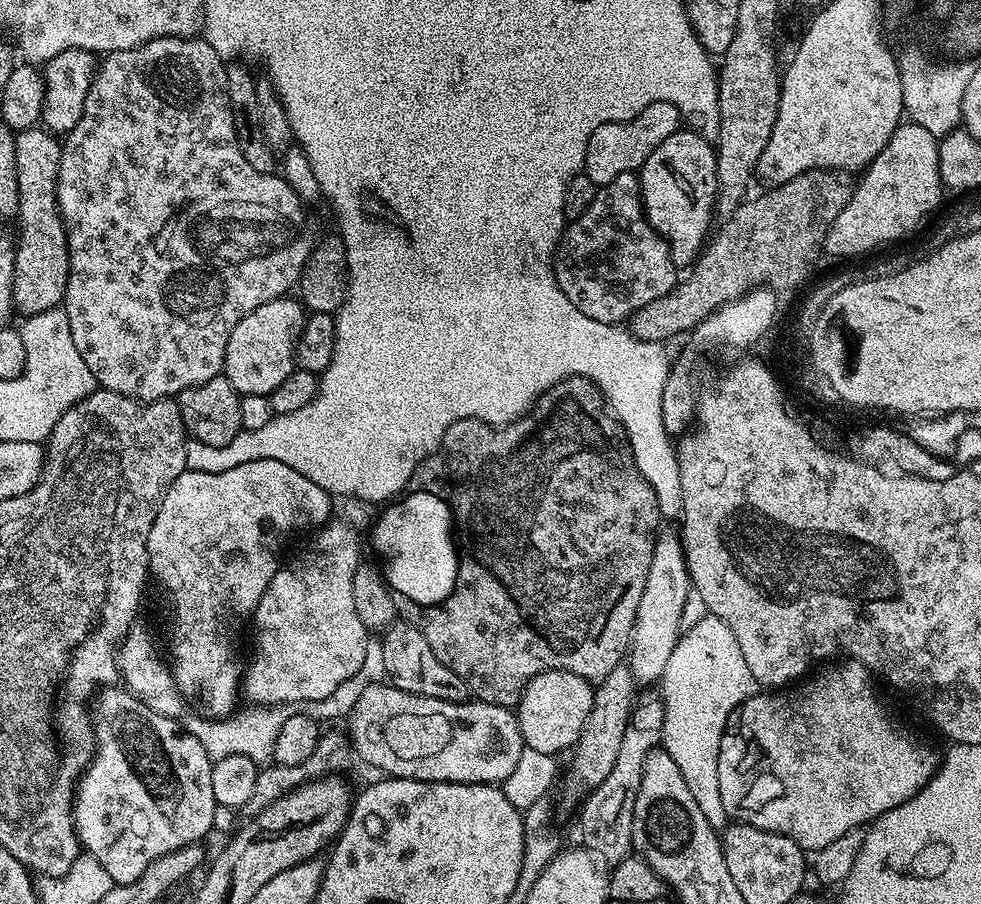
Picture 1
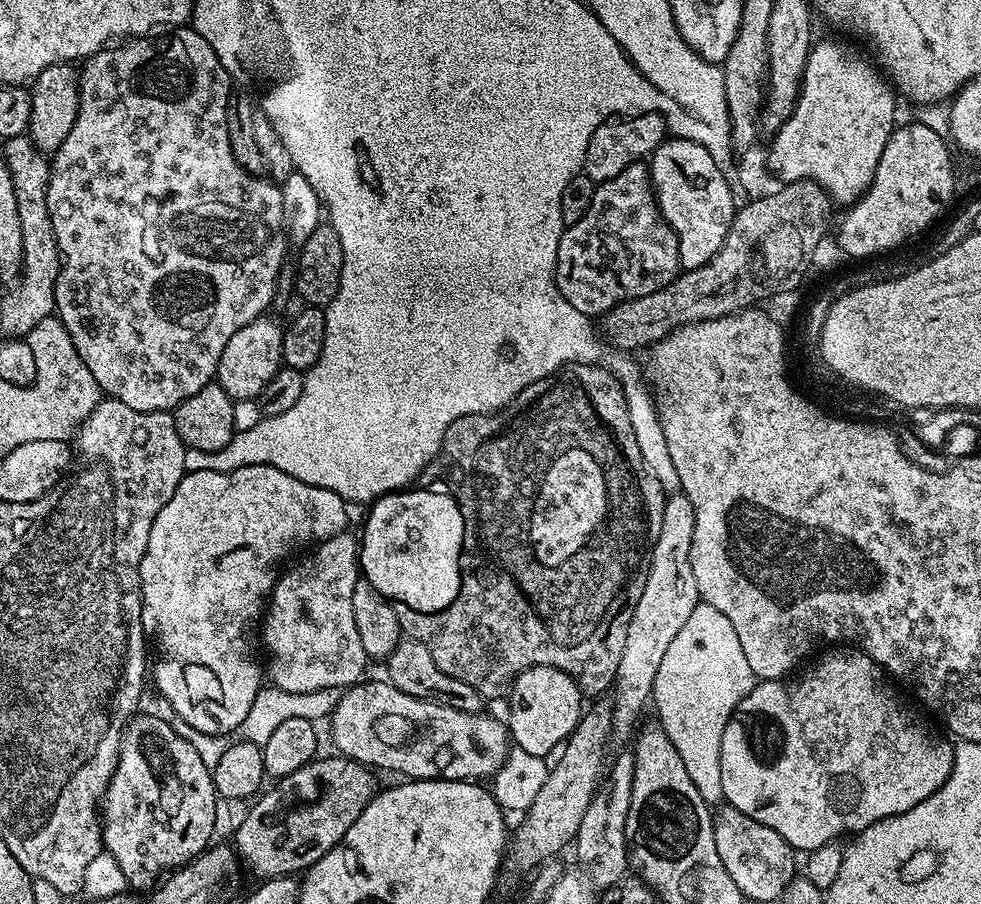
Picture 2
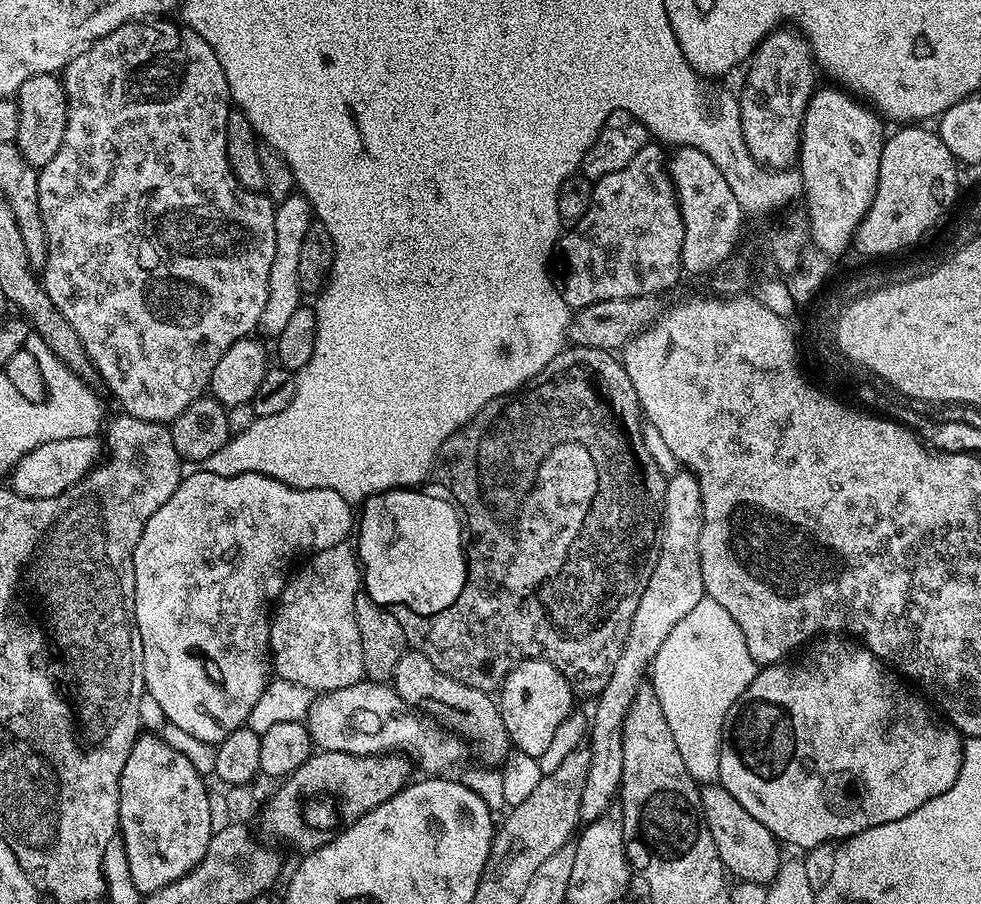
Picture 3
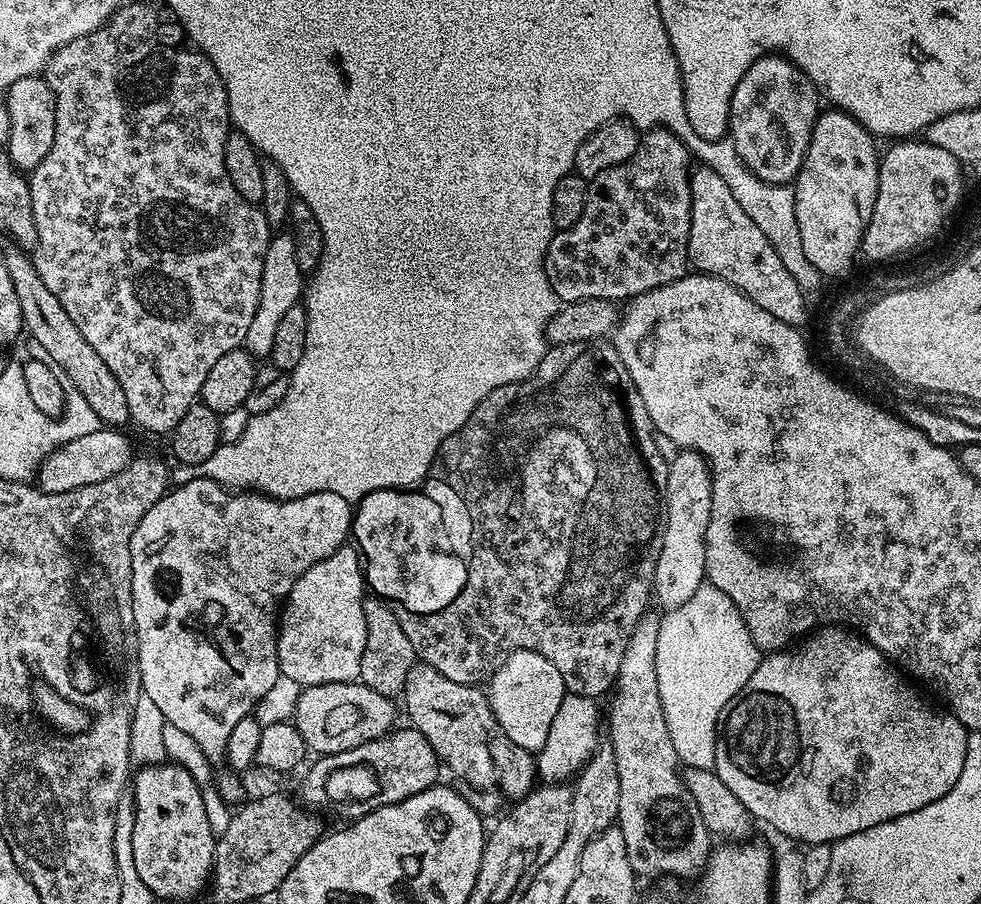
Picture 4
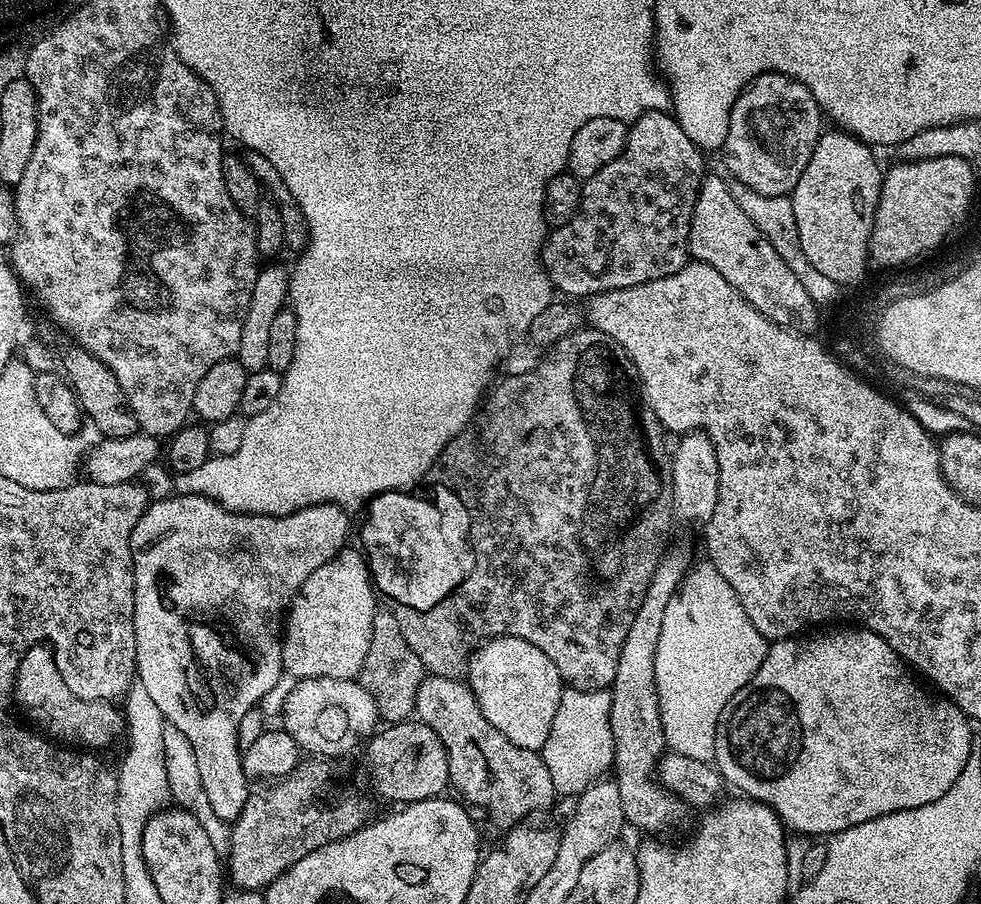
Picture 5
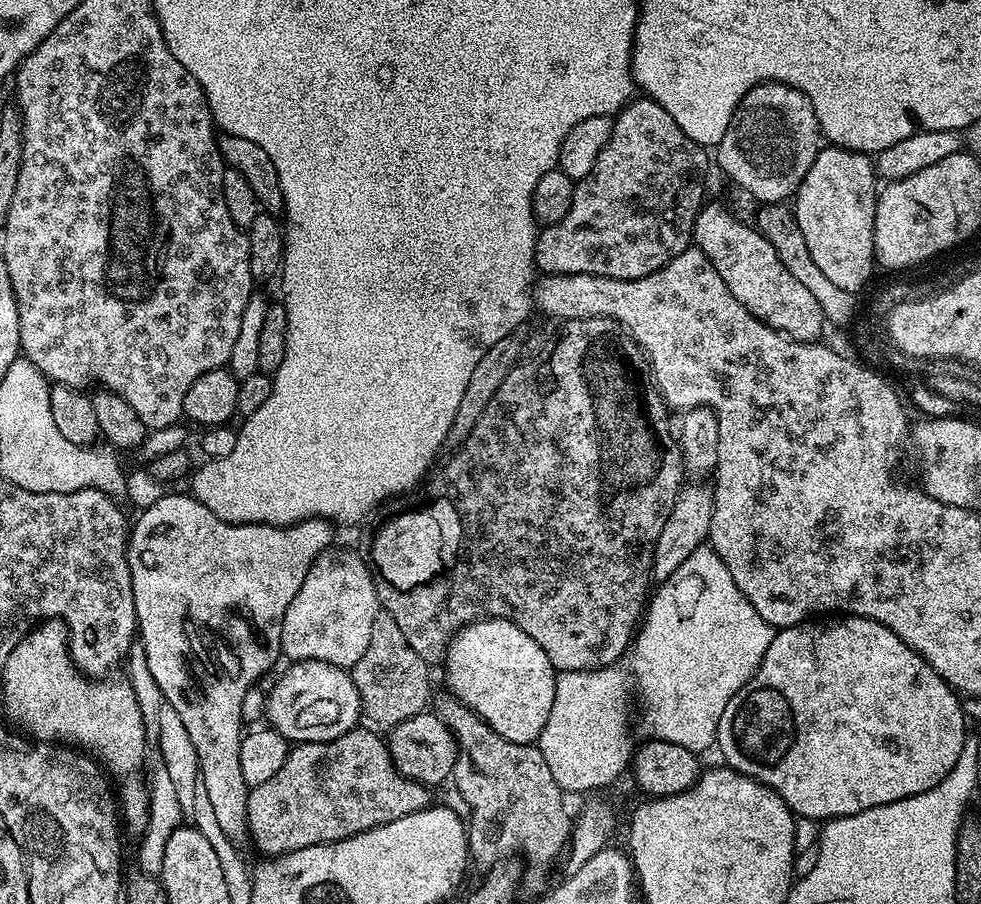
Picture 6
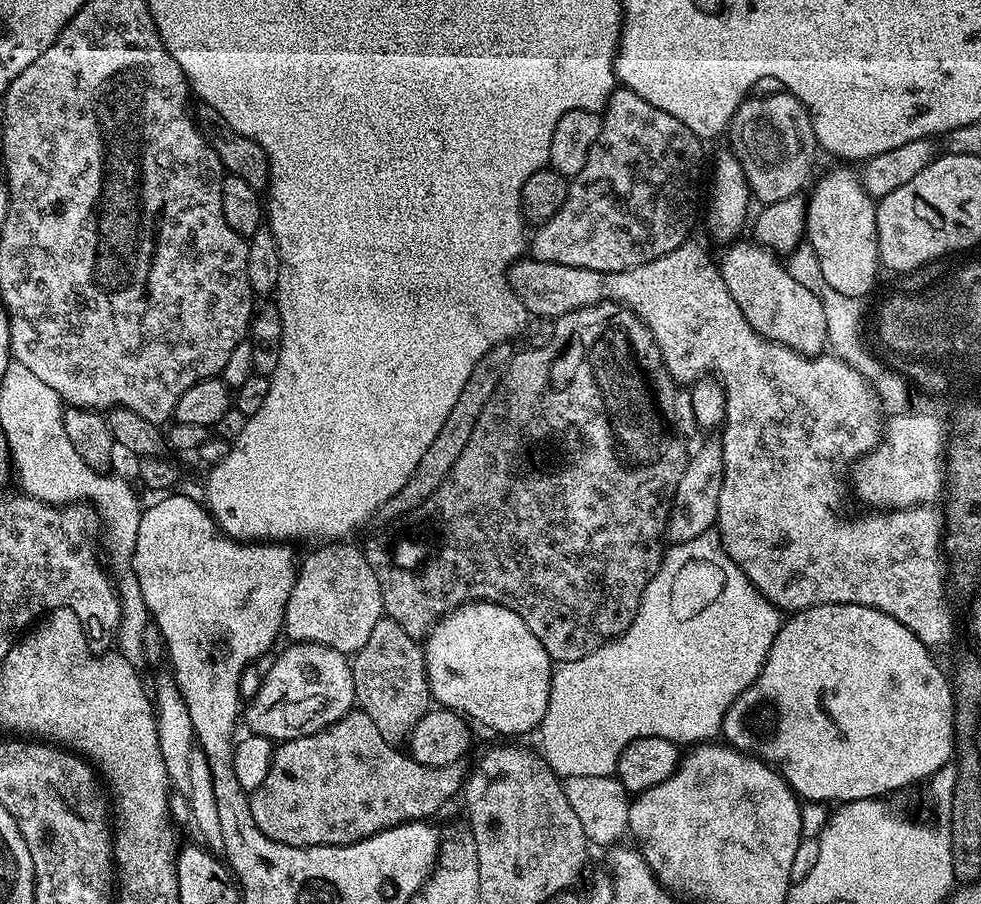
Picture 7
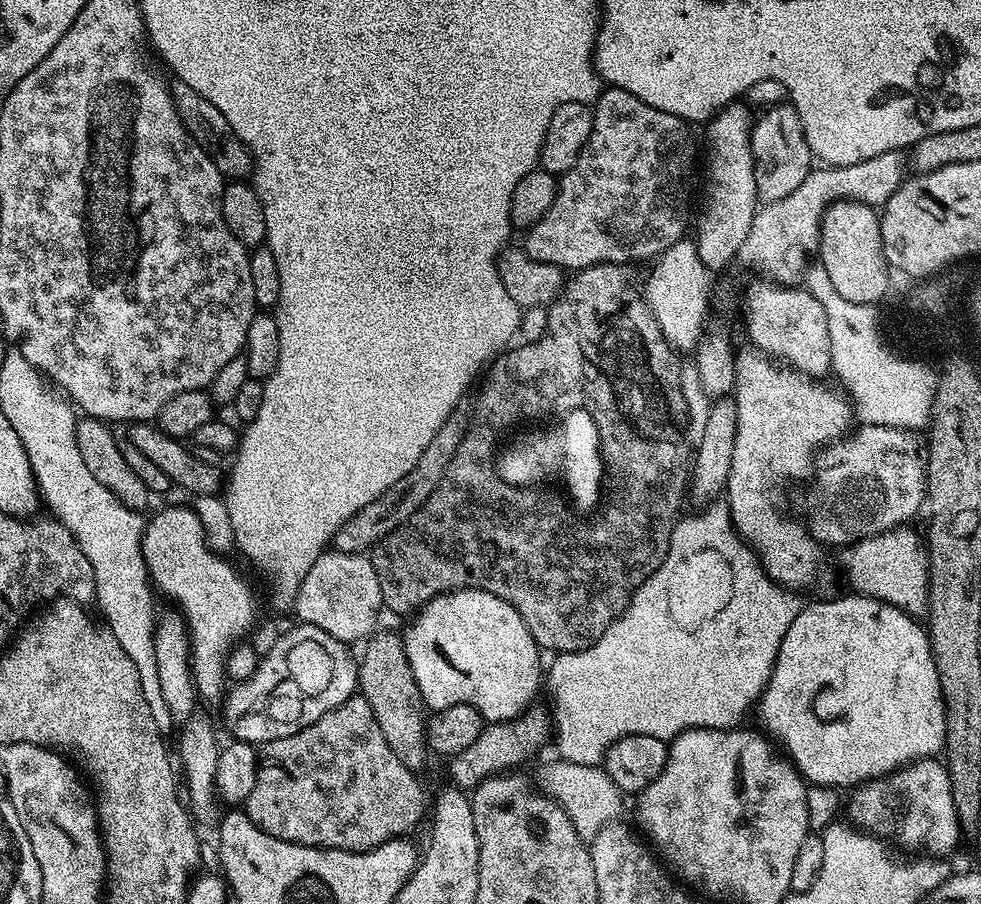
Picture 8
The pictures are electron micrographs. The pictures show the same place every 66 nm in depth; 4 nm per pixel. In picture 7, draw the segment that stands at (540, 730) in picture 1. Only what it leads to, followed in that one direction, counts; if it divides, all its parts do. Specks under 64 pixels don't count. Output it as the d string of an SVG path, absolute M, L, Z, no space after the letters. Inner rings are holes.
M473 602L462 604L443 620L437 622L423 641L424 669L428 672L428 689L439 707L451 708L469 721L481 724L492 732L501 732L504 738L520 738L523 732L535 733L550 702L550 682L554 662L546 654L542 642L530 634L526 622L505 604Z

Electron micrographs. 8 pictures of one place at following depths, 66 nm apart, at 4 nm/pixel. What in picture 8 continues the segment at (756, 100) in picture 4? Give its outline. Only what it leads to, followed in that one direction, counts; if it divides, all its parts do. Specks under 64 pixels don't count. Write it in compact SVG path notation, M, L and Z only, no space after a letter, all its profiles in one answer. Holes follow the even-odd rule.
M772 108L755 117L752 126L752 157L756 194L760 204L778 202L778 198L786 198L793 190L798 190L798 186L802 186L806 174L814 167L814 157L795 108Z

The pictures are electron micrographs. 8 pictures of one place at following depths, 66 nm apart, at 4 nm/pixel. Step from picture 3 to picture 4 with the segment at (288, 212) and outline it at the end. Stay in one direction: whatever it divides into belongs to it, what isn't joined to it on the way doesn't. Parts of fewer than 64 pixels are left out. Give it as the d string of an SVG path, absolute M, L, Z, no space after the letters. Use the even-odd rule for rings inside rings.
M280 230L273 235L266 246L266 258L262 262L262 290L258 294L258 310L246 330L242 345L253 358L271 357L274 337L281 319L289 312L290 306L301 303L306 291L306 276L298 266L298 254L294 254L294 238L291 231Z

